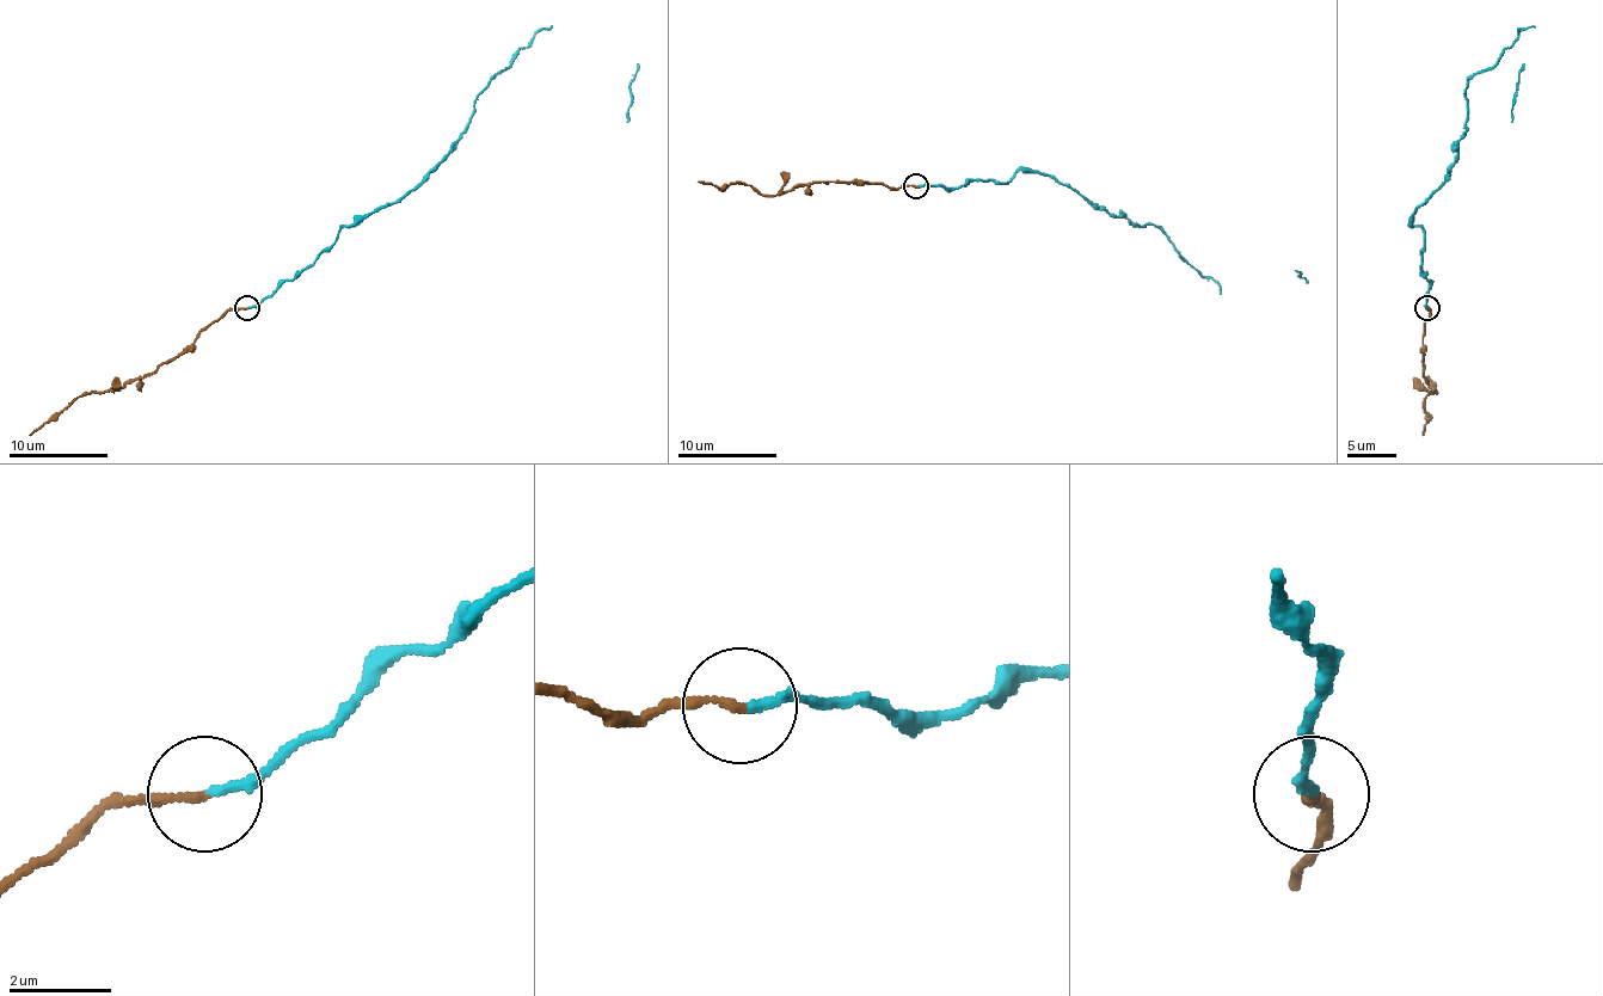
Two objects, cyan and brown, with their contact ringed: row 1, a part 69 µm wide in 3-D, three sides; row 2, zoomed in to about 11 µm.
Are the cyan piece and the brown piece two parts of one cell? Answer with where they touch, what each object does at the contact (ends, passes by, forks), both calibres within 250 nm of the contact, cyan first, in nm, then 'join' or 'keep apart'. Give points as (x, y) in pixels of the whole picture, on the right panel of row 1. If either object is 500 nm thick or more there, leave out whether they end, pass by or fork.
(1428, 308) | cyan ends | brown ends | 170/160 nm | keep apart

